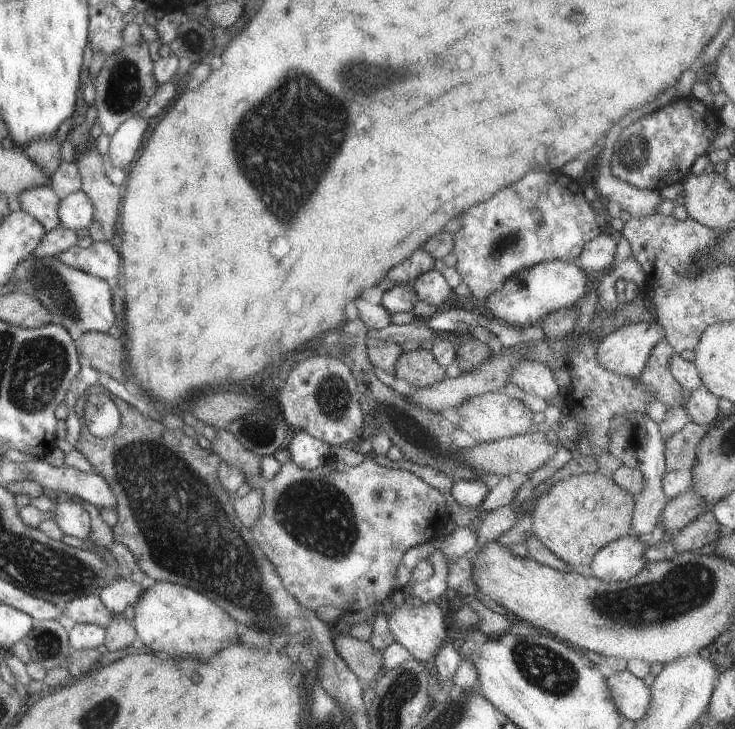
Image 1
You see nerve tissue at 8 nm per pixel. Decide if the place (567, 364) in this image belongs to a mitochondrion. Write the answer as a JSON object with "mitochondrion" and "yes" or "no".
{"mitochondrion":"no"}

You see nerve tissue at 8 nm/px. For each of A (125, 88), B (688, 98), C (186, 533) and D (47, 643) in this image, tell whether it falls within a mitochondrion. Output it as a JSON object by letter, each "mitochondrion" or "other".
{"A":"mitochondrion","B":"other","C":"mitochondrion","D":"mitochondrion"}

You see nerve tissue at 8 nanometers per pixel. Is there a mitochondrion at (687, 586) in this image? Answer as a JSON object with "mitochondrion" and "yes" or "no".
{"mitochondrion":"yes"}

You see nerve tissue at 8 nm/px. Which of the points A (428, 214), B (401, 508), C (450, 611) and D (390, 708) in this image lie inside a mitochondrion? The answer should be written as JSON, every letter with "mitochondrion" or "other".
{"A":"other","B":"other","C":"other","D":"mitochondrion"}

